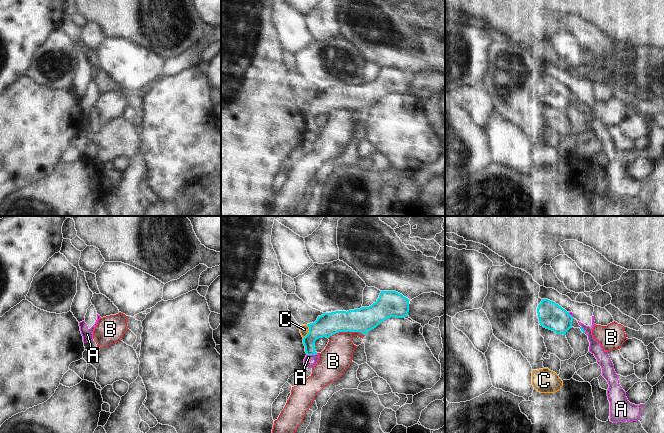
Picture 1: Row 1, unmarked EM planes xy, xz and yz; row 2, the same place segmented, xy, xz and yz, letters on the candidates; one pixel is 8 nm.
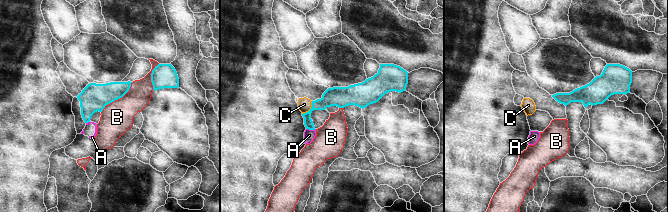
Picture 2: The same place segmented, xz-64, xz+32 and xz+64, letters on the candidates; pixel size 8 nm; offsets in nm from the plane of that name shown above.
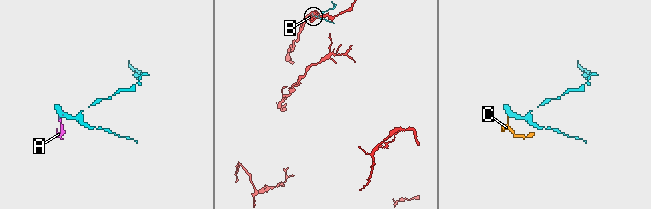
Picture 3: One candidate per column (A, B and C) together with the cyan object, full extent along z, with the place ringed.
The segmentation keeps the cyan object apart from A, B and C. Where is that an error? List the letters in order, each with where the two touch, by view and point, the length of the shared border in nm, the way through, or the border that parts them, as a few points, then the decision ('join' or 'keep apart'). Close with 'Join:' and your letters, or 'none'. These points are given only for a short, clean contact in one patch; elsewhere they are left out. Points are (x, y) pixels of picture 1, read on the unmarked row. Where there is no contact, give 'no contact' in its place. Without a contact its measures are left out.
A: contact xz (312, 130); length 90 nm; border xz (317, 129), (307, 131); keep apart
B: contact xz (346, 107); length 300 nm; keep apart
C: contact xz (309, 107); length 110 nm; border xz (307, 101), (308, 108), (303, 113); keep apart
Join: none

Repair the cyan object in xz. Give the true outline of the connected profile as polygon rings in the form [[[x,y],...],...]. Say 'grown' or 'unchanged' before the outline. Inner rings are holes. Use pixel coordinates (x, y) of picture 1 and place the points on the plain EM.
unchanged; [[[381,67],[379,74],[369,83],[362,83],[349,87],[335,87],[318,92],[314,99],[307,100],[309,109],[303,113],[303,120],[307,131],[316,131],[315,117],[319,114],[329,114],[339,108],[360,108],[366,111],[388,94],[404,94],[409,88],[409,75],[396,67]]]

